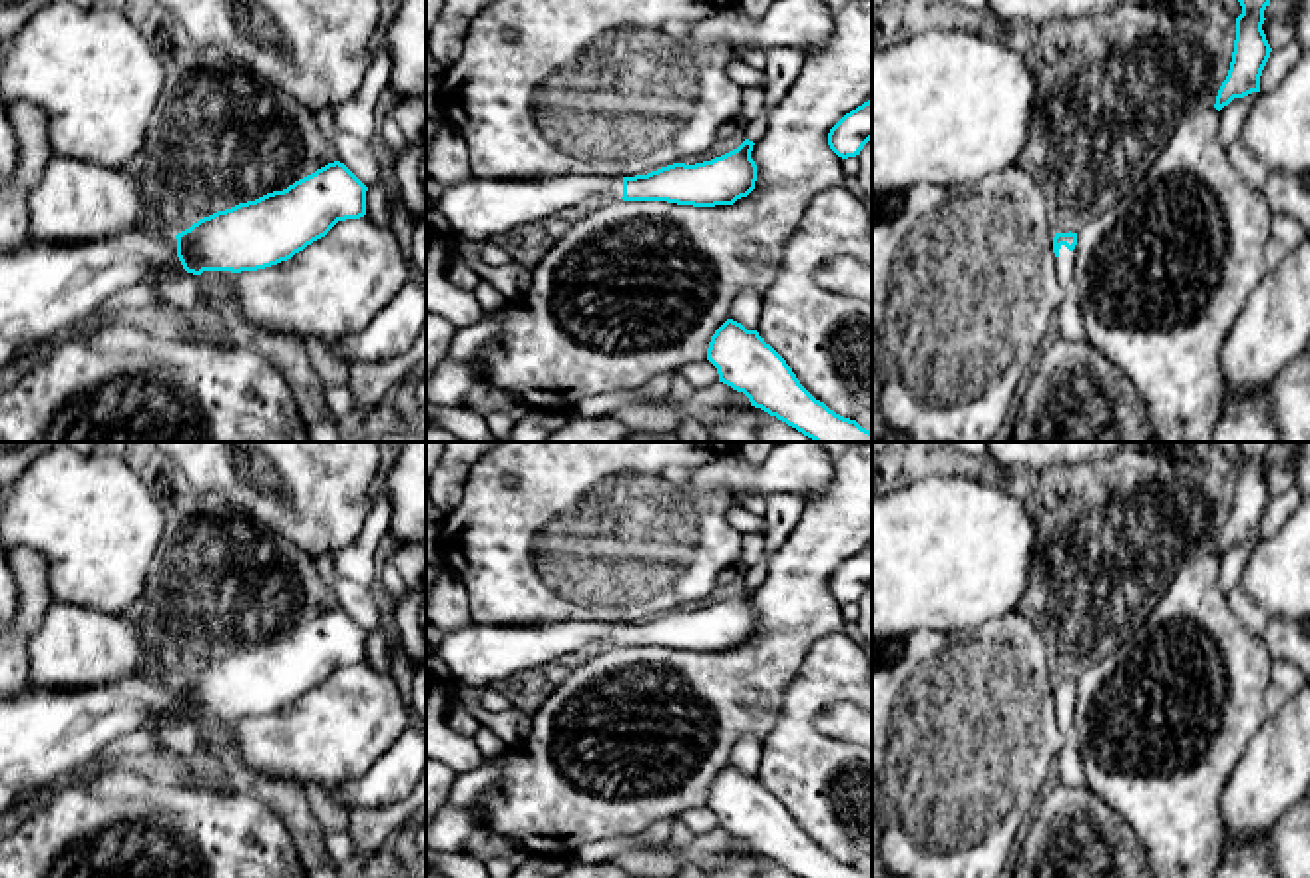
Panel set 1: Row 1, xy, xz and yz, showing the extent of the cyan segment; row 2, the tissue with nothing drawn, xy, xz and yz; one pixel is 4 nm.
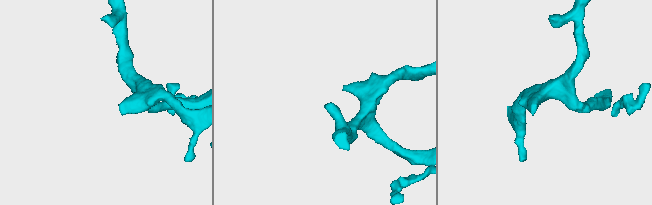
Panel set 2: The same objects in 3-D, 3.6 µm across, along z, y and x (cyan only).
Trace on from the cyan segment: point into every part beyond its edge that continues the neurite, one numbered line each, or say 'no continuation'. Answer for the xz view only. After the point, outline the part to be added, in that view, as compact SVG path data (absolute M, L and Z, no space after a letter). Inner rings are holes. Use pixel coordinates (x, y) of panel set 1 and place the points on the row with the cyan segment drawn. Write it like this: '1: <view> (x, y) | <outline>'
1: xz (476, 210) | M563 175L532 179L482 179L444 187L438 207L448 229L466 241L490 241L589 197L623 197L623 177Z

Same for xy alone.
1: xy (46, 289) | M127 231L84 243L26 237L0 255L0 370L26 340L72 332L104 299L135 283L151 287L163 269L185 271L175 235Z

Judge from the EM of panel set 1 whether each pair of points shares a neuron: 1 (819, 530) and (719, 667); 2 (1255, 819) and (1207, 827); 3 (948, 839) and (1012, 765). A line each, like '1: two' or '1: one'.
1: one
2: two
3: one

